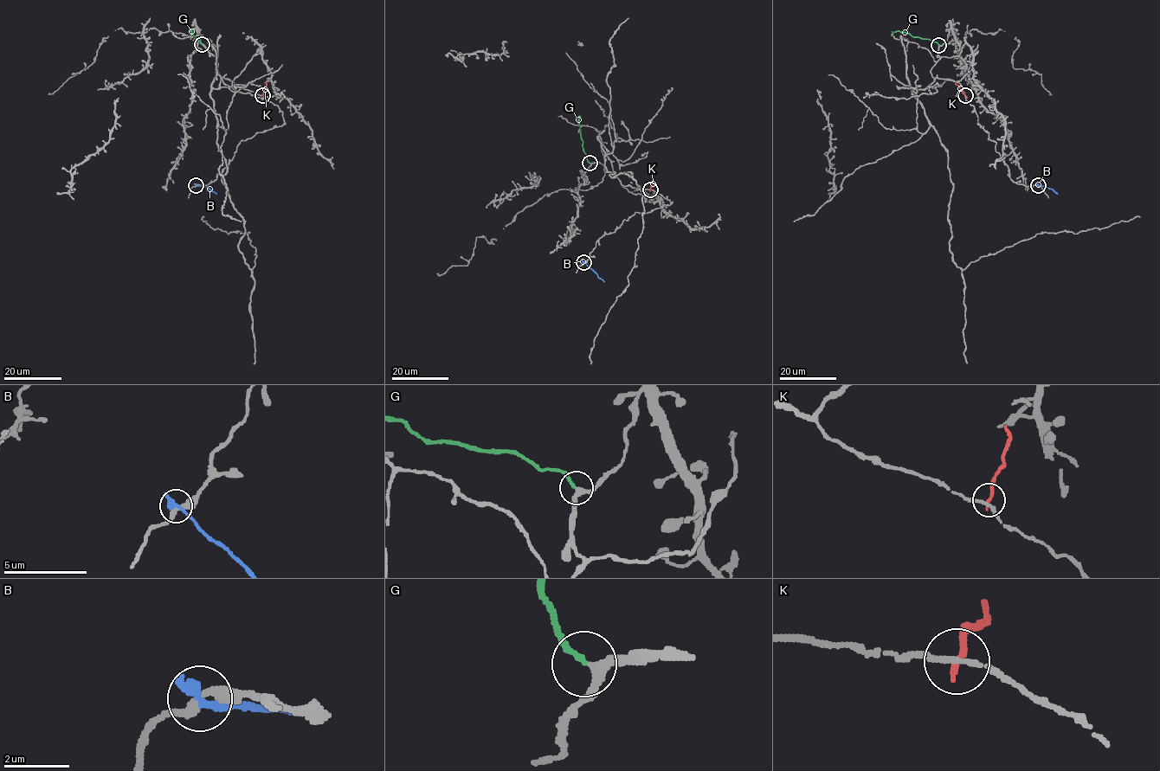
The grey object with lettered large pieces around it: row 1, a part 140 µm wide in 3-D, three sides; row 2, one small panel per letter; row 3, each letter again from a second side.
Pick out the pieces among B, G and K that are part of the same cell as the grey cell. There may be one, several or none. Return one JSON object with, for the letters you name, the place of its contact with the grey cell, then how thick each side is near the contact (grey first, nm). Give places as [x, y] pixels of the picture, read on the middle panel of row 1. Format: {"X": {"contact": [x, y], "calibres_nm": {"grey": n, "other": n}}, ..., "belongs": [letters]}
{"G": {"contact": [589, 163], "calibres_nm": {"grey": 260, "other": 180}}, "belongs": ["G"]}

